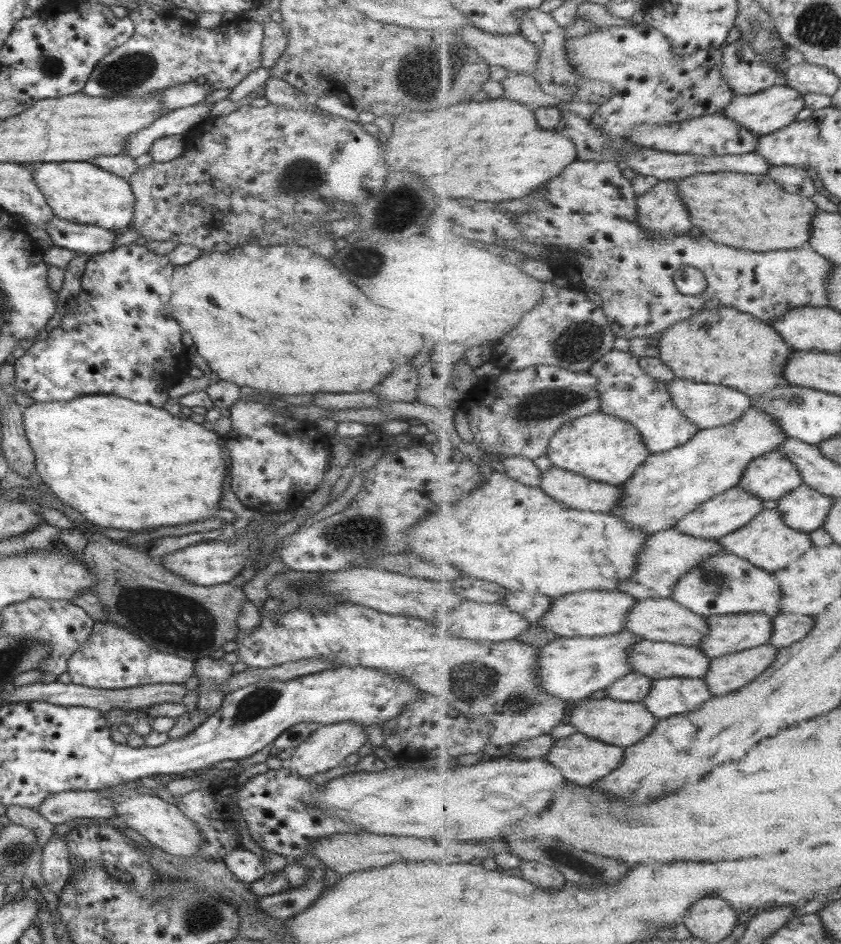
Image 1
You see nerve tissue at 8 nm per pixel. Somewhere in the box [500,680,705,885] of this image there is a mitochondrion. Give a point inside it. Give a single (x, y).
(575, 862)

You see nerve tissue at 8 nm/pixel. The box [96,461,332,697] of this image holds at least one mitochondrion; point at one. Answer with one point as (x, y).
(169, 619)

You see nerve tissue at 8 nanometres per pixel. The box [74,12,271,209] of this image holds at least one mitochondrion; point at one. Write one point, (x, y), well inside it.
(129, 72)

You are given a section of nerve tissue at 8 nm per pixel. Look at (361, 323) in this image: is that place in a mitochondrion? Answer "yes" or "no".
no

